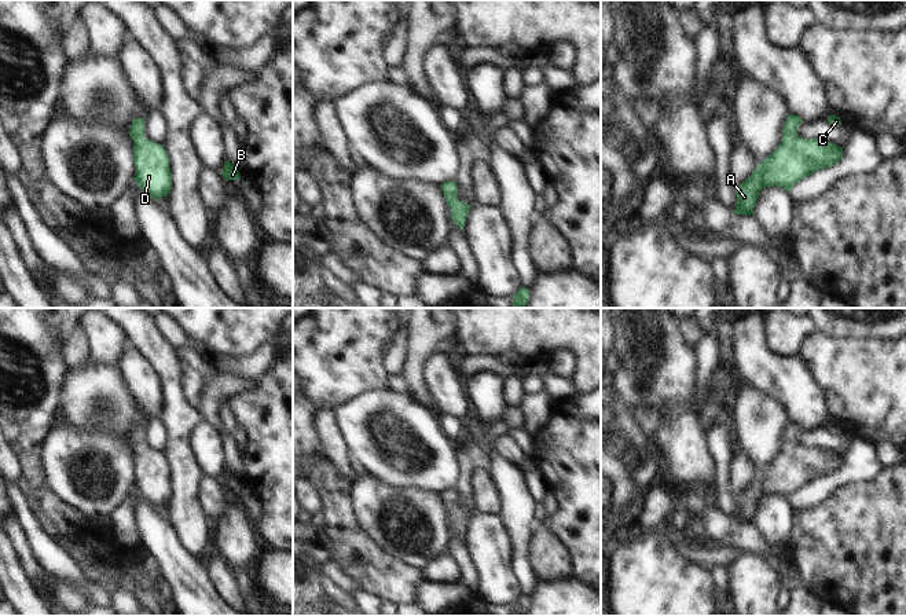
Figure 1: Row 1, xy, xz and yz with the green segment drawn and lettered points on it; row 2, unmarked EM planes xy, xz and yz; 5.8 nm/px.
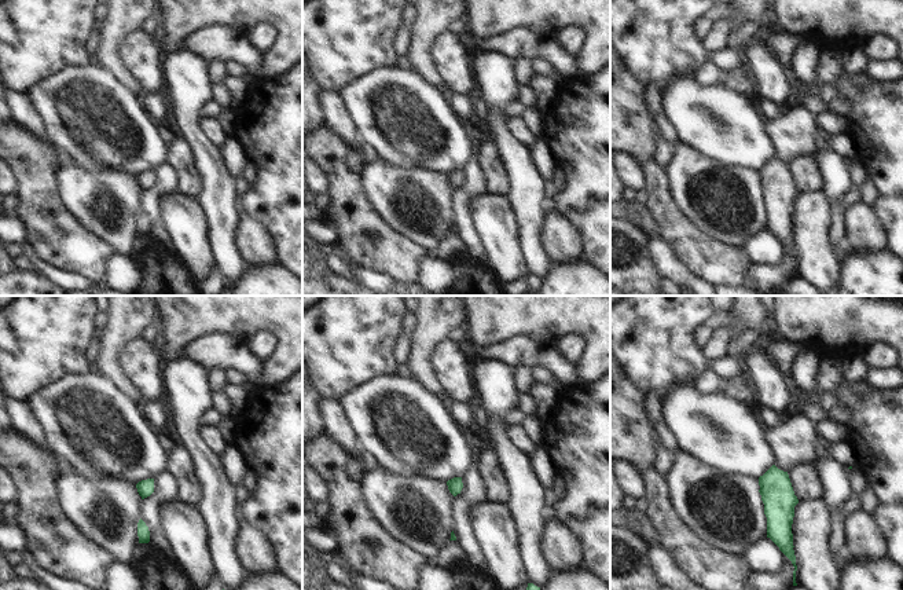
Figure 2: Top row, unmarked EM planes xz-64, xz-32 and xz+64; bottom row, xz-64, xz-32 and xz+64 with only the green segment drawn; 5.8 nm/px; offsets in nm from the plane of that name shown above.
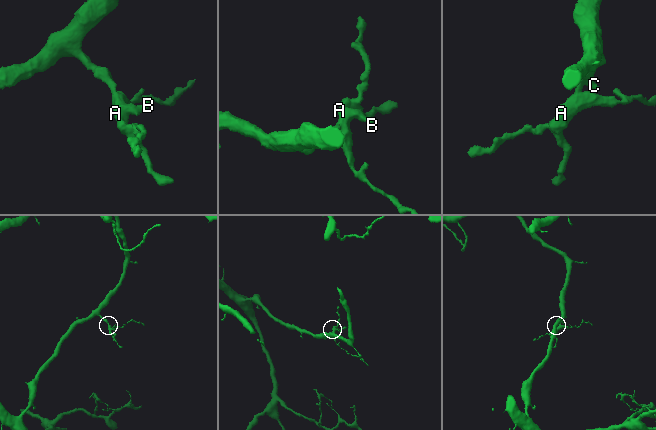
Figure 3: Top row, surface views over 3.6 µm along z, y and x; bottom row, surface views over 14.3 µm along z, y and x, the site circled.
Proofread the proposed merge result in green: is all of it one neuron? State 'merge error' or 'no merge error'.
no merge error

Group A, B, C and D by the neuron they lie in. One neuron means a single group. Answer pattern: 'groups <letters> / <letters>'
groups A B C D

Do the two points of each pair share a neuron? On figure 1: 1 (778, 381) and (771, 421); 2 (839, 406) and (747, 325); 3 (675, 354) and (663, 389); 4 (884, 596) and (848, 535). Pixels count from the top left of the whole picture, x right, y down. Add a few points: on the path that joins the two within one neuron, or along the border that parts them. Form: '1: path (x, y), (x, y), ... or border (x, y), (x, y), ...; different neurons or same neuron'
1: border (747, 384), (776, 399), (789, 421); different neurons
2: border (802, 360), (822, 393), (825, 407), (832, 418); different neurons
3: path (667, 362), (663, 366), (663, 381); same neuron
4: path (870, 580), (862, 550); same neuron

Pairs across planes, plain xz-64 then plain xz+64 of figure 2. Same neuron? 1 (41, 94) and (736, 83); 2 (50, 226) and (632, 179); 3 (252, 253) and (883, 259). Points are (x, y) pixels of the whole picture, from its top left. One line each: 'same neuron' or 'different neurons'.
1: different neurons
2: different neurons
3: different neurons

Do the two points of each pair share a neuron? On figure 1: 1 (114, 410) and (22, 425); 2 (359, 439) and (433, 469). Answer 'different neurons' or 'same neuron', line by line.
1: different neurons
2: same neuron

